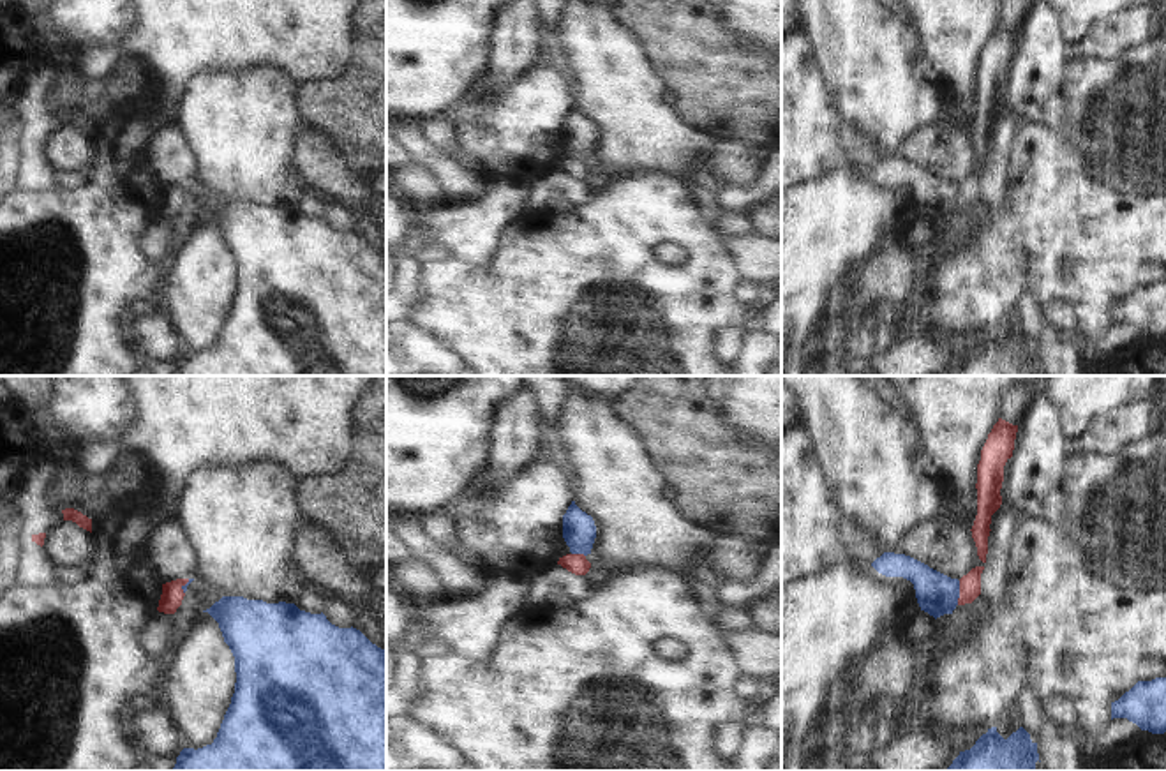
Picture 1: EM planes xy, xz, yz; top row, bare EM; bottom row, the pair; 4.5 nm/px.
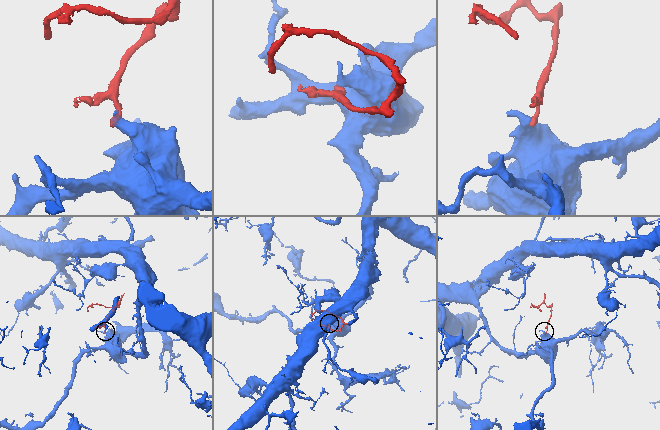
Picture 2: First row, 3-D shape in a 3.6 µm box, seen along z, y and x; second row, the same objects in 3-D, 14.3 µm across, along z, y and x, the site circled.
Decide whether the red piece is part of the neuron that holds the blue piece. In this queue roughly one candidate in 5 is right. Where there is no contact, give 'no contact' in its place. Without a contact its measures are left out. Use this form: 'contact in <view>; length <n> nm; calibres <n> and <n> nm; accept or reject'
contact in yz; length 110 nm; calibres 190 and 100 nm; reject

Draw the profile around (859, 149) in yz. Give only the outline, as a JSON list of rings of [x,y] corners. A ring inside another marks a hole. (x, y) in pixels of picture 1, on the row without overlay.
[[[845,118],[840,120],[840,143],[850,164],[873,168],[884,159],[875,139]]]

